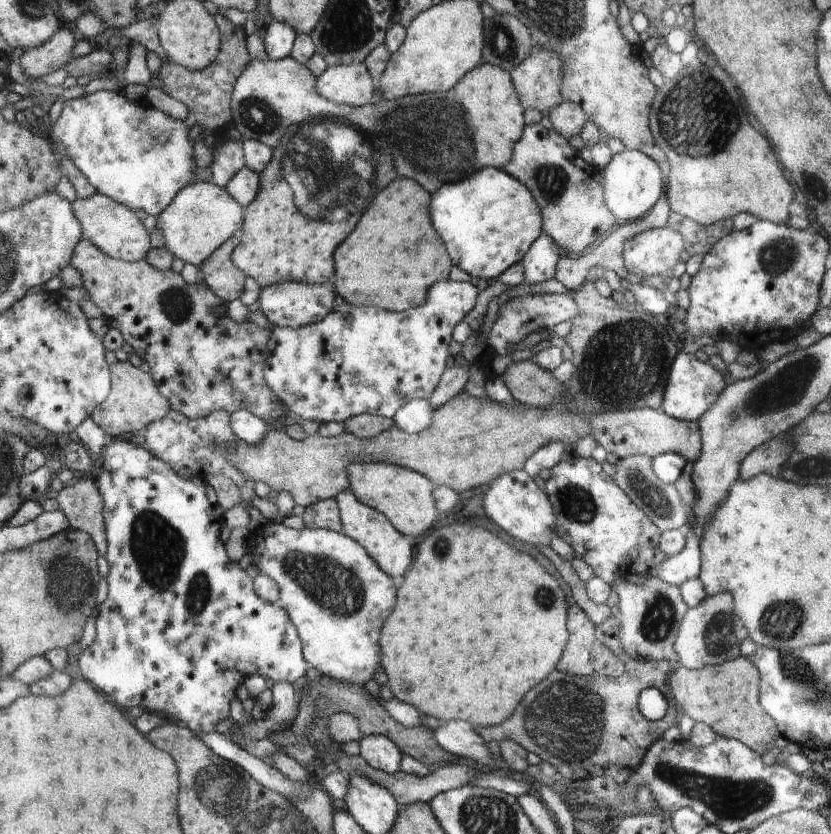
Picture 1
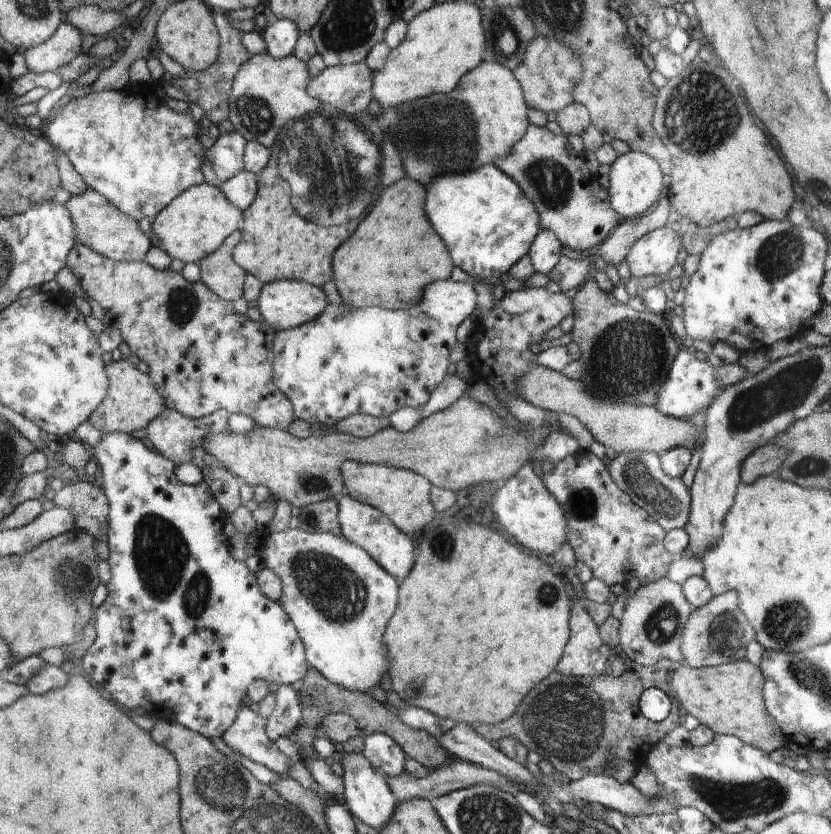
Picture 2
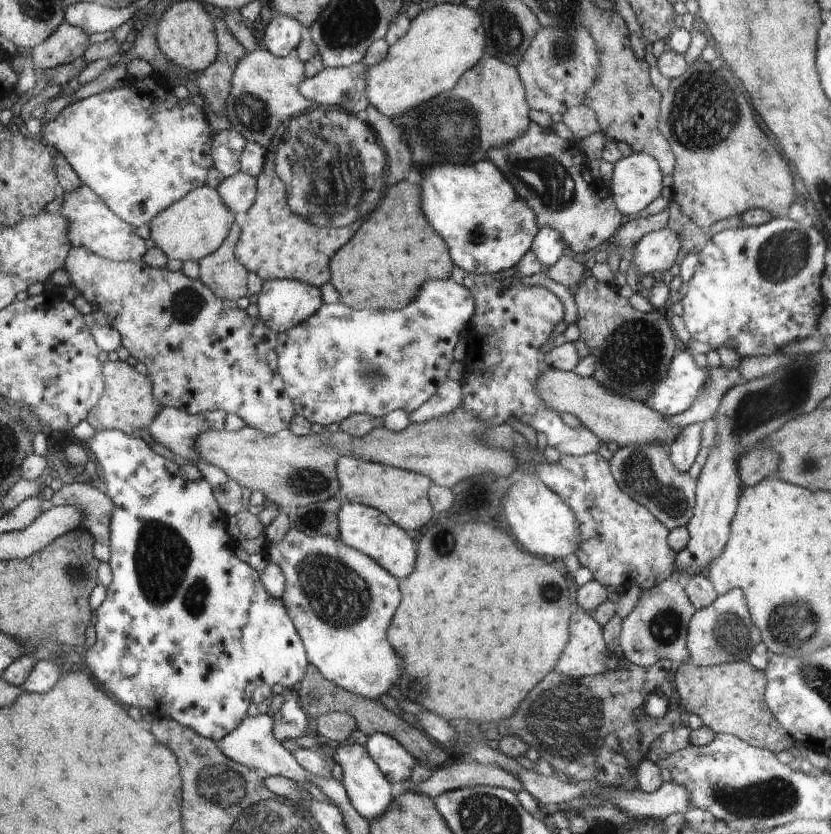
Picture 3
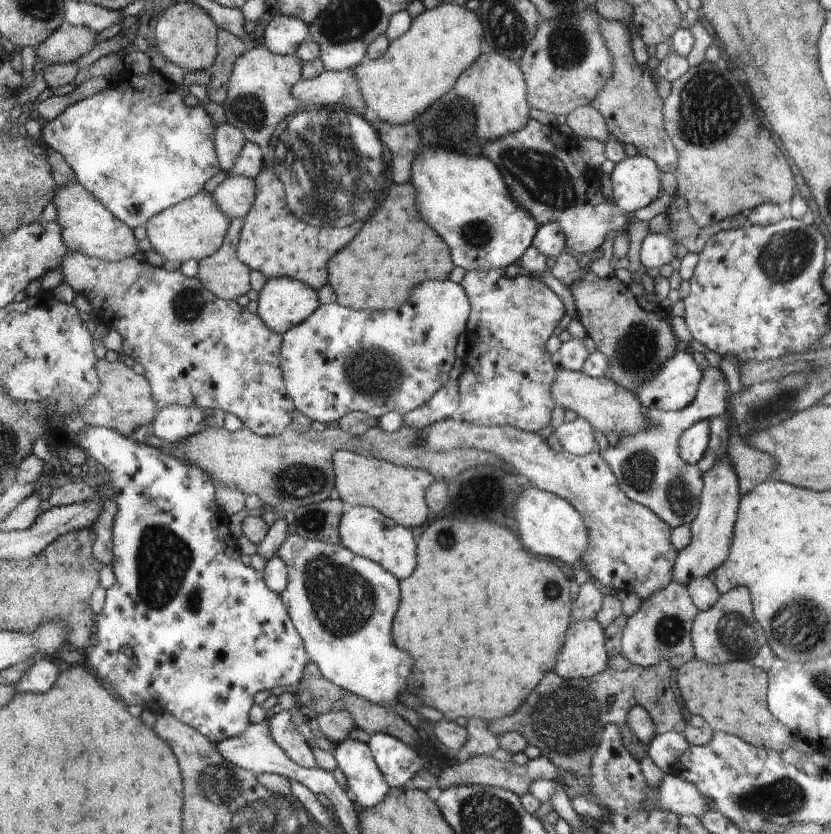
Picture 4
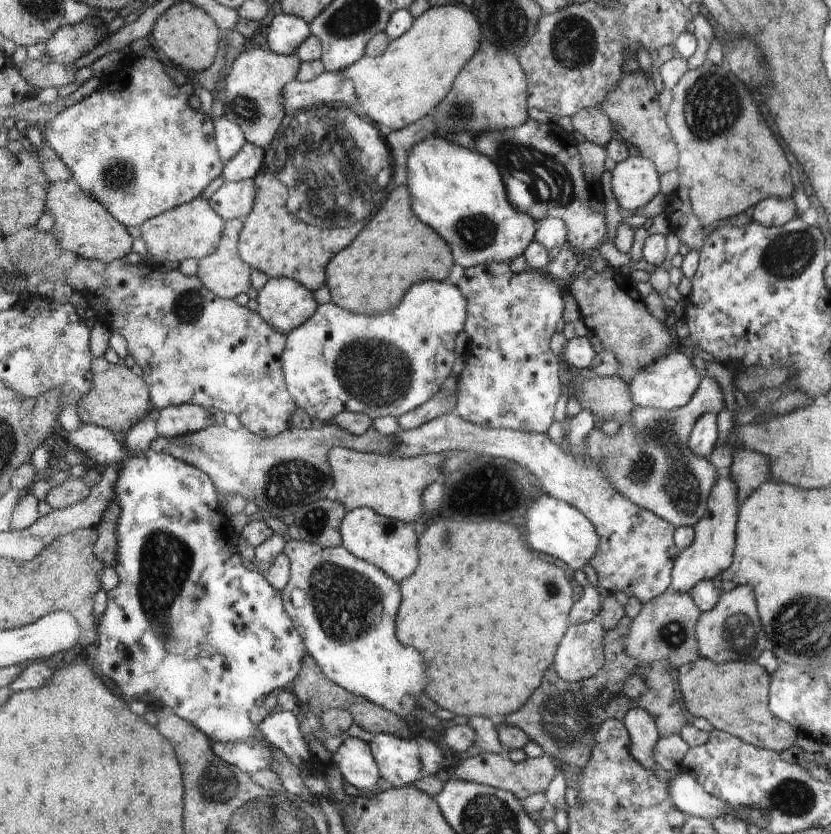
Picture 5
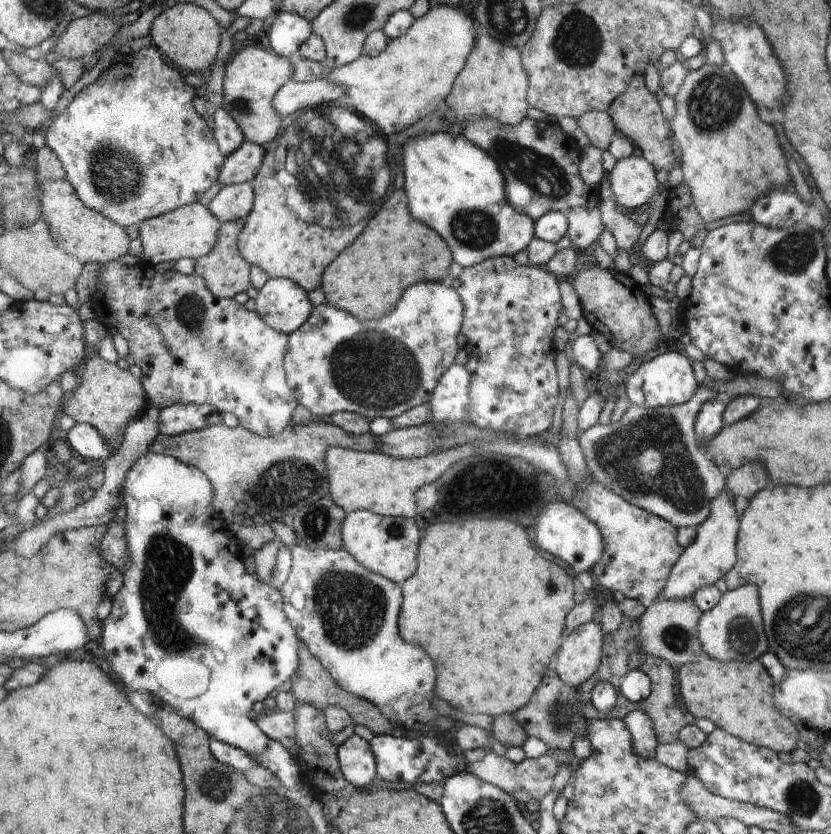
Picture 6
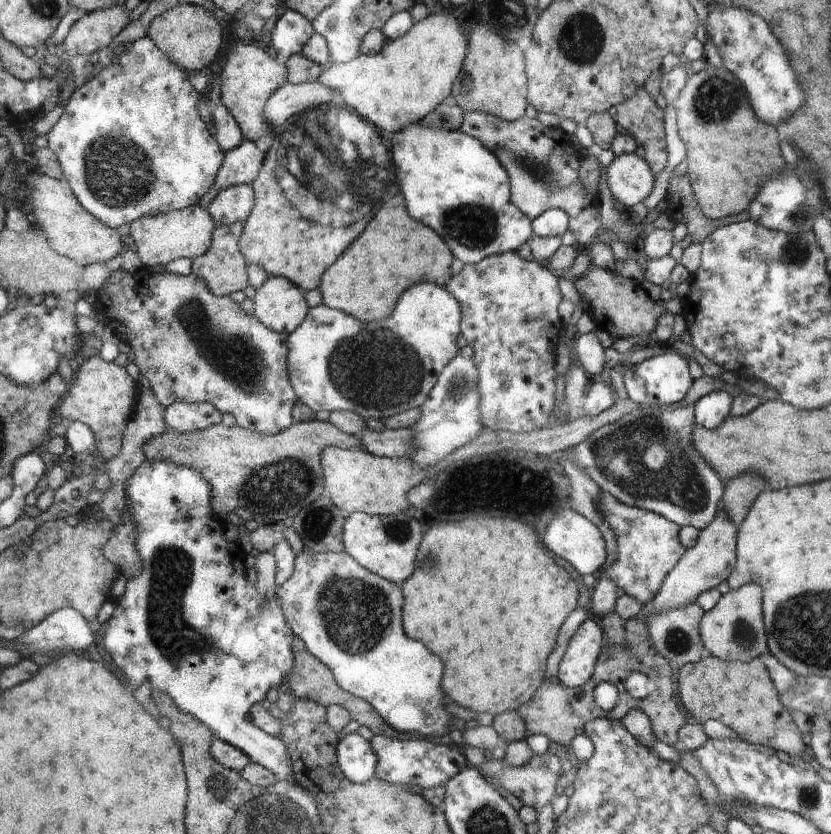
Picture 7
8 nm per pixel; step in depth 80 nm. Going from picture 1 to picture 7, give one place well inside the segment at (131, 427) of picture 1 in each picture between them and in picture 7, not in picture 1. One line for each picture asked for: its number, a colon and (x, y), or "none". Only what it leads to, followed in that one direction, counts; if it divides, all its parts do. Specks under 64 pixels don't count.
2: (134, 402)
3: (128, 404)
4: (123, 403)
5: (117, 399)
6: (109, 398)
7: (101, 395)

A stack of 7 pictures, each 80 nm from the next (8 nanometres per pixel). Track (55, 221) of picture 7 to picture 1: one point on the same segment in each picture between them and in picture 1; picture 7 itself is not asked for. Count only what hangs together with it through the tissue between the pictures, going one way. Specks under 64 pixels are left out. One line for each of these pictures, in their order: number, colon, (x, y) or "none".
1: (113, 227)
2: (100, 224)
3: (93, 225)
4: (89, 227)
5: (82, 225)
6: (92, 237)

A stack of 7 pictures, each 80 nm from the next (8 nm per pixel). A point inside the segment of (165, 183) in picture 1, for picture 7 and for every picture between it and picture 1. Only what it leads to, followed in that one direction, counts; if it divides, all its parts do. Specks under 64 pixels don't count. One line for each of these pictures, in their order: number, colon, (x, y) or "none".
2: (139, 154)
3: (134, 146)
4: (136, 146)
5: (134, 145)
6: (131, 144)
7: (131, 144)

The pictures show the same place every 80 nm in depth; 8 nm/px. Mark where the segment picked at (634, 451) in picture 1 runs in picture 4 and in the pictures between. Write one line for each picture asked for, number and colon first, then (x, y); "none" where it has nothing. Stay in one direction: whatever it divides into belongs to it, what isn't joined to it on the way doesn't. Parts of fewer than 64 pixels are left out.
2: (624, 428)
3: (611, 418)
4: (607, 406)

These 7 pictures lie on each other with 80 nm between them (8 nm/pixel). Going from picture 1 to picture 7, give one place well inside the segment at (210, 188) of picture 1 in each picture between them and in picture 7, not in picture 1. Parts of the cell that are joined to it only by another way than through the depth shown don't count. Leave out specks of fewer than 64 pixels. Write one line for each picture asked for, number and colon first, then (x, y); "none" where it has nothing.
2: (201, 219)
3: (196, 226)
4: (195, 229)
5: (192, 231)
6: (190, 232)
7: (188, 233)

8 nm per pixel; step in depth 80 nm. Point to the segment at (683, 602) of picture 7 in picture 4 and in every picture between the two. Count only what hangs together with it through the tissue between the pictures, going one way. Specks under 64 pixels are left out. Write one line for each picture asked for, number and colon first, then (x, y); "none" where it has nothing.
4: (712, 532)
5: (711, 552)
6: (712, 555)

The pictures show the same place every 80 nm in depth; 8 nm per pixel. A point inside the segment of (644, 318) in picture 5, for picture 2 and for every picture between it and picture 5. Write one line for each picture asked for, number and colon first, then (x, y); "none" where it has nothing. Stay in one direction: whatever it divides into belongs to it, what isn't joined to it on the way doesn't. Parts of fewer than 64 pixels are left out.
2: (627, 355)
3: (633, 351)
4: (637, 342)

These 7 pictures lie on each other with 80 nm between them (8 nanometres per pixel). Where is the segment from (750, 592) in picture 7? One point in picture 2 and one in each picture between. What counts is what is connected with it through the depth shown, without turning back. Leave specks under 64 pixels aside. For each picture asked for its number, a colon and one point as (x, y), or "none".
2: (714, 634)
3: (723, 632)
4: (728, 631)
5: (732, 630)
6: (733, 630)

